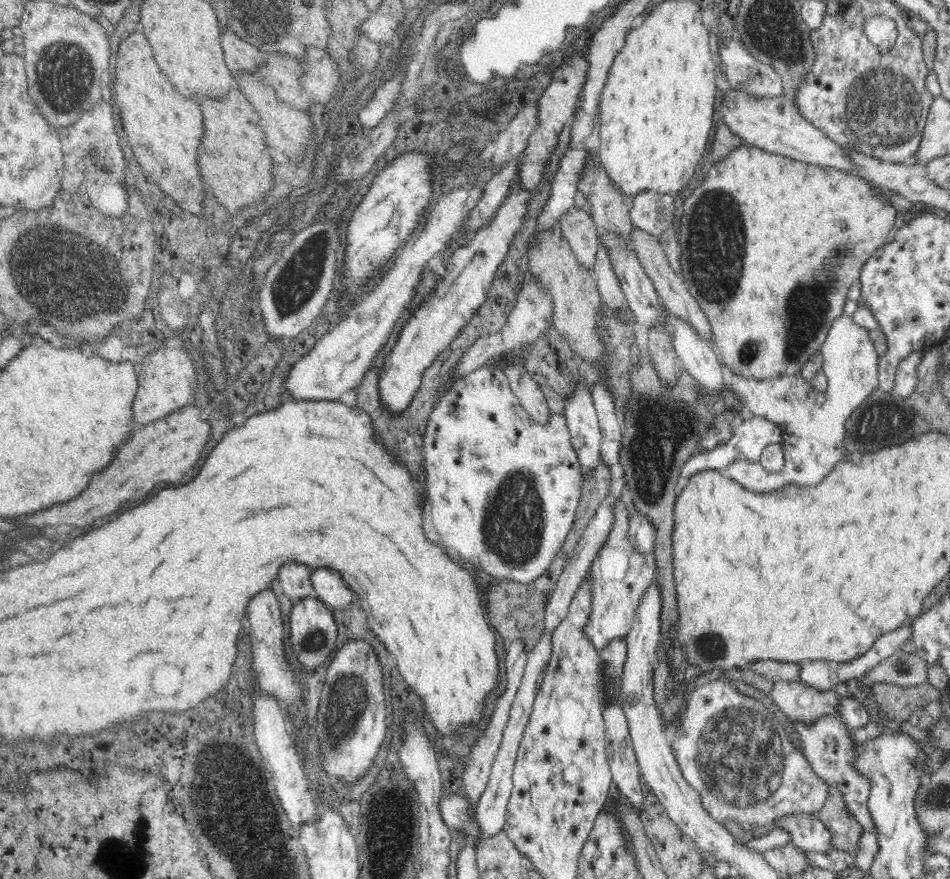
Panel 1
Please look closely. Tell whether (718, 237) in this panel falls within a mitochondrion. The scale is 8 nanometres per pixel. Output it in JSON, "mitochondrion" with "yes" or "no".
{"mitochondrion":"yes"}

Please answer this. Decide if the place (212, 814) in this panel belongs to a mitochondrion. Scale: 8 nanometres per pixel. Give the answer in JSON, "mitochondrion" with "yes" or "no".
{"mitochondrion":"yes"}

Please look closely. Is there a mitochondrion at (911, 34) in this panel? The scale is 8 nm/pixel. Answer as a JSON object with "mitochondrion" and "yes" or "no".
{"mitochondrion":"no"}

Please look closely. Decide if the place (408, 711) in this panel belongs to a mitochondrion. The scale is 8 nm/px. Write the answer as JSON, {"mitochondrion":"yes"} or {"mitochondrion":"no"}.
{"mitochondrion":"no"}

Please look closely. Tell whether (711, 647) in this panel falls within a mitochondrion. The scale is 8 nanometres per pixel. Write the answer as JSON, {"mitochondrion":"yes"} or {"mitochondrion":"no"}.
{"mitochondrion":"yes"}

